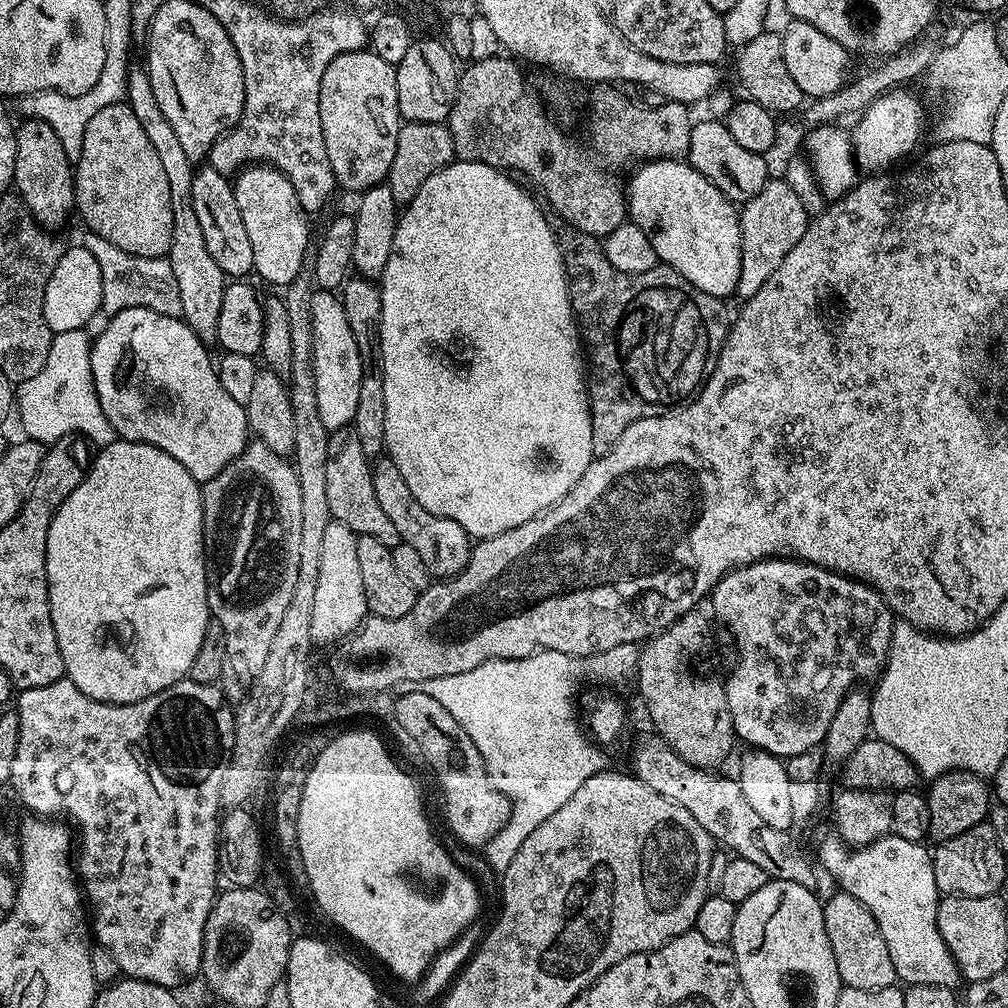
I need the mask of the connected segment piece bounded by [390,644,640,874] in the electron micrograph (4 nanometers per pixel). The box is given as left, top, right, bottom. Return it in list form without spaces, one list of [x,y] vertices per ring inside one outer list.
[[[636,644],[614,646],[614,650],[583,658],[550,650],[534,652],[517,660],[487,660],[482,662],[482,666],[474,666],[474,670],[466,670],[466,674],[446,674],[442,678],[398,682],[391,688],[393,697],[421,692],[430,694],[430,698],[446,706],[446,710],[450,710],[450,718],[454,718],[454,722],[458,722],[462,730],[470,734],[470,742],[478,746],[478,754],[482,754],[490,782],[512,803],[512,817],[482,849],[485,862],[496,874],[504,873],[506,866],[510,866],[510,861],[514,859],[514,854],[518,854],[522,842],[526,842],[526,838],[530,838],[530,834],[534,834],[534,830],[538,830],[538,826],[542,826],[542,822],[546,822],[554,810],[570,802],[574,790],[578,790],[586,778],[605,771],[605,749],[589,739],[581,721],[580,724],[576,721],[576,704],[572,701],[576,683],[588,675],[597,676],[600,680],[617,680],[620,684],[635,685],[639,657],[640,648]]]

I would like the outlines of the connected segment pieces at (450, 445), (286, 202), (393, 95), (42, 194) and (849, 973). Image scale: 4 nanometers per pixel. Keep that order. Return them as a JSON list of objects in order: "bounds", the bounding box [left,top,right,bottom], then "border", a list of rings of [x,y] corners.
[{"bounds":[378,159,594,540],"border":[[[461,159],[430,174],[430,178],[422,182],[422,190],[418,190],[418,194],[414,194],[414,198],[399,213],[390,262],[386,262],[386,270],[378,281],[382,294],[378,359],[384,375],[384,447],[387,459],[398,466],[398,474],[402,474],[406,486],[410,486],[410,494],[418,498],[418,506],[430,510],[430,514],[458,522],[458,526],[476,540],[506,534],[506,530],[514,530],[514,526],[530,522],[530,518],[557,504],[574,482],[586,474],[594,459],[586,356],[582,351],[576,318],[572,314],[564,259],[549,217],[544,217],[545,209],[540,209],[532,201],[531,191],[523,192],[512,180],[515,179],[501,169]]]},{"bounds":[232,162,309,286],"border":[[[259,162],[240,169],[234,177],[232,186],[234,198],[238,202],[238,210],[242,213],[242,223],[246,225],[246,235],[250,237],[250,247],[254,250],[252,263],[255,275],[260,275],[268,284],[286,286],[294,282],[306,268],[304,255],[309,255],[308,220],[309,213],[304,211],[302,202],[298,202],[298,194],[278,169],[271,164]]]},{"bounds":[318,50,402,194],"border":[[[370,50],[338,54],[338,58],[334,58],[334,62],[330,62],[330,66],[326,66],[326,70],[322,74],[320,93],[318,94],[318,114],[322,114],[322,138],[326,138],[326,158],[330,158],[330,166],[336,175],[337,185],[339,185],[343,191],[345,188],[348,192],[363,194],[368,188],[373,188],[374,186],[385,183],[390,174],[390,166],[394,163],[394,150],[398,150],[398,134],[400,133],[400,125],[402,123],[400,111],[398,110],[396,65],[386,62],[383,58],[378,58],[378,54],[374,54]]]},{"bounds":[14,119,76,230],"border":[[[21,119],[16,128],[16,149],[14,150],[15,195],[19,196],[32,214],[33,220],[42,228],[60,230],[76,207],[76,182],[74,164],[66,158],[58,134],[54,134],[46,122]]]},{"bounds":[823,891,897,990],"border":[[[833,891],[829,900],[823,901],[826,932],[830,938],[830,948],[834,950],[834,962],[838,962],[838,974],[843,987],[854,990],[882,990],[893,987],[897,983],[894,962],[890,962],[890,950],[886,950],[886,938],[882,938],[882,930],[849,892]]]}]

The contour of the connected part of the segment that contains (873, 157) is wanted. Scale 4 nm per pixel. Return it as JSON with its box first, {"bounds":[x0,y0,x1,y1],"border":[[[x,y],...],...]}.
{"bounds":[854,90,924,173],"border":[[[912,90],[885,92],[869,108],[865,108],[855,121],[857,122],[856,132],[854,131],[856,163],[865,173],[883,173],[893,167],[891,164],[895,160],[900,160],[915,150],[916,143],[924,132],[924,108],[920,105],[919,98],[908,91]]]}

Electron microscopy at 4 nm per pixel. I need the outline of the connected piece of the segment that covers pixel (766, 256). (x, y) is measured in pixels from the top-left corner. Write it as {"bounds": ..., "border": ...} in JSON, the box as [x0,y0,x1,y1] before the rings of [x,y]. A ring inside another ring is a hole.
{"bounds":[735,178,810,298],"border":[[[784,178],[769,179],[768,184],[762,186],[762,190],[758,190],[758,194],[754,194],[754,198],[743,201],[739,214],[740,233],[742,234],[742,274],[738,274],[735,295],[747,298],[758,294],[758,290],[766,283],[766,278],[770,278],[770,274],[774,274],[774,270],[778,270],[778,266],[782,266],[782,258],[786,258],[786,254],[790,254],[790,250],[794,250],[794,246],[798,246],[798,238],[802,238],[802,234],[806,234],[808,229],[810,215],[806,206],[803,205],[802,199],[798,198],[798,194],[790,188]]]}

